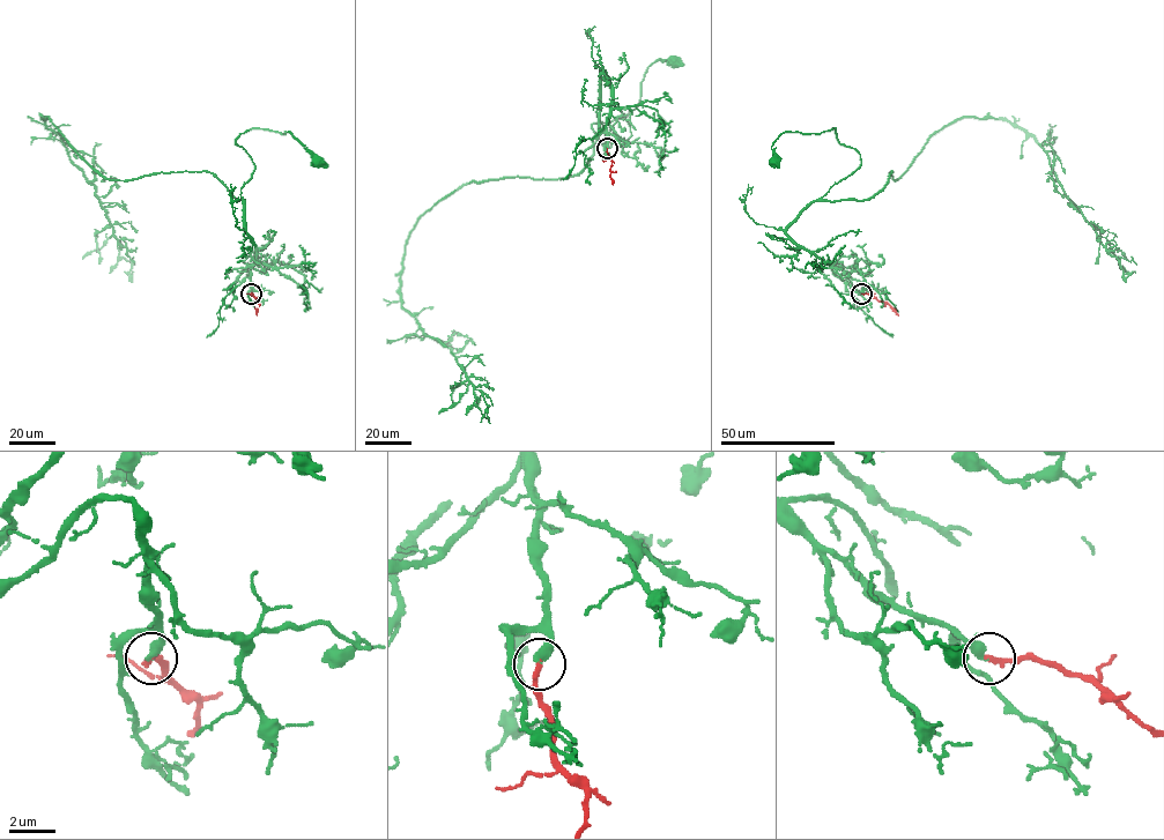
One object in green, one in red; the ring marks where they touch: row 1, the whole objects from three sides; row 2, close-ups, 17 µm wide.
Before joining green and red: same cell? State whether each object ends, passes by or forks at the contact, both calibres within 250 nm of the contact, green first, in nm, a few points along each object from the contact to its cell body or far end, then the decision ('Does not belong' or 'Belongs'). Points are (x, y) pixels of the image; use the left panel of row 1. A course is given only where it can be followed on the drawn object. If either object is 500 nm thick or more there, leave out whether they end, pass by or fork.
At the ring green ends. At the ring red ends. Thickness 380 nm (green) against 240 nm. Course of green: (251, 294), (256, 245), (246, 233), (241, 188), (254, 166), (236, 139), (253, 128), (290, 133), (320, 161). Course of red: (251, 294), (256, 298), (257, 314). Belongs

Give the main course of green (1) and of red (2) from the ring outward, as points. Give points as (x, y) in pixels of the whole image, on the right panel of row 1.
1: (862, 294), (786, 233), (860, 166), (860, 155), (839, 142), (835, 128), (783, 133), (771, 147), (775, 161)
2: (862, 294), (886, 302), (898, 314)

